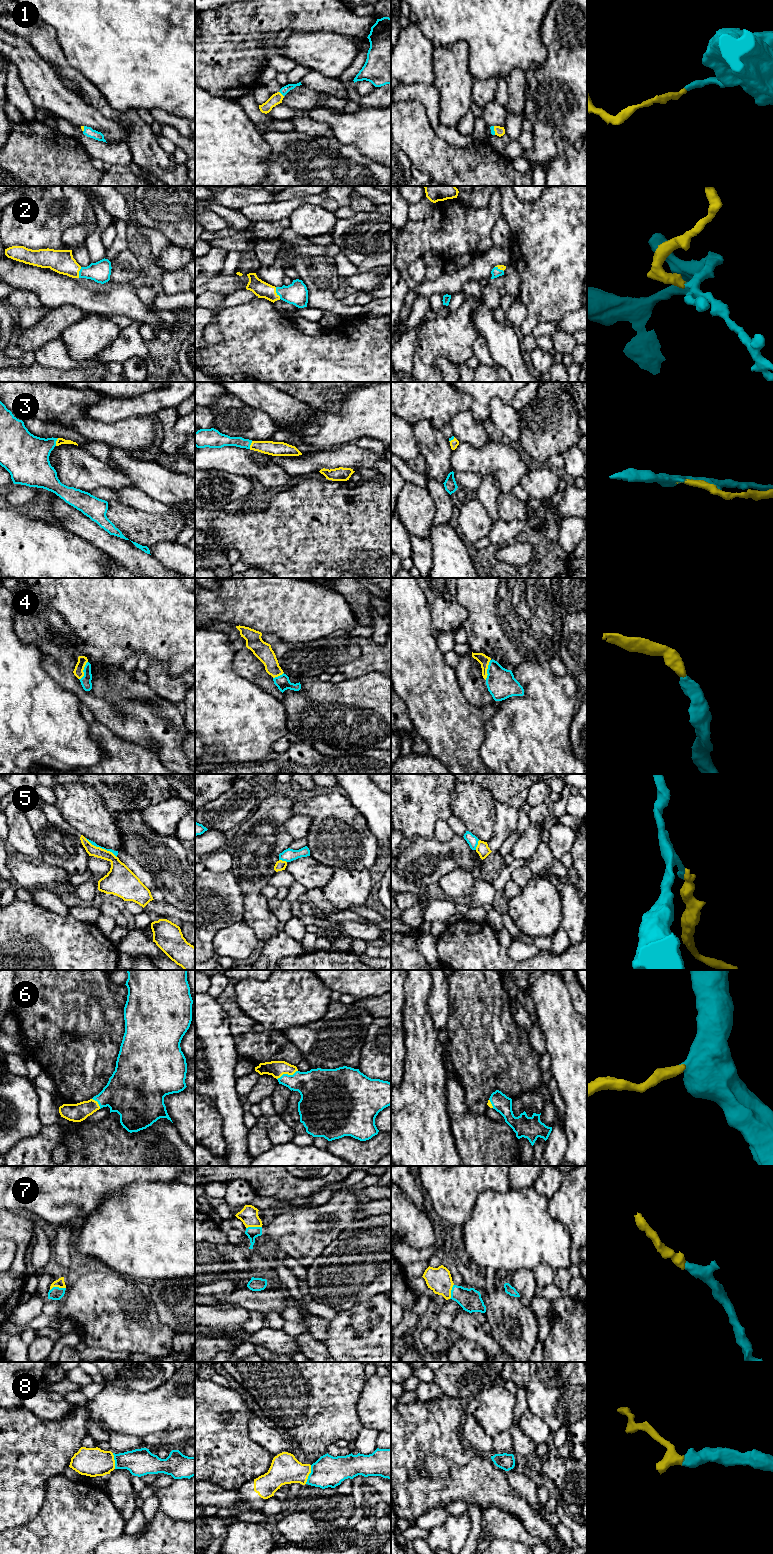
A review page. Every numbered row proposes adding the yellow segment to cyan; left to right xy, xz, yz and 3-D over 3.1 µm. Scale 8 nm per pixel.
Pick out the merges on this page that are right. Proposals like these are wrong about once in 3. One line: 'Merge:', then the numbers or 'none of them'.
Merge: 1, 2, 3, 4, 6, 7, 8

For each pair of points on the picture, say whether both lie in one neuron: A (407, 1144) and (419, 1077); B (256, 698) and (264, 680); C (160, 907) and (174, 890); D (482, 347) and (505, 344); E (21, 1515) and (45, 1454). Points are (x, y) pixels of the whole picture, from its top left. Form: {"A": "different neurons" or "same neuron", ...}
{"A": "same neuron", "B": "different neurons", "C": "different neurons", "D": "different neurons", "E": "same neuron"}

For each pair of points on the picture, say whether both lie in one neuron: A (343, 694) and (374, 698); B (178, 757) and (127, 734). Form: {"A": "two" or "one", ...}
{"A": "one", "B": "one"}

